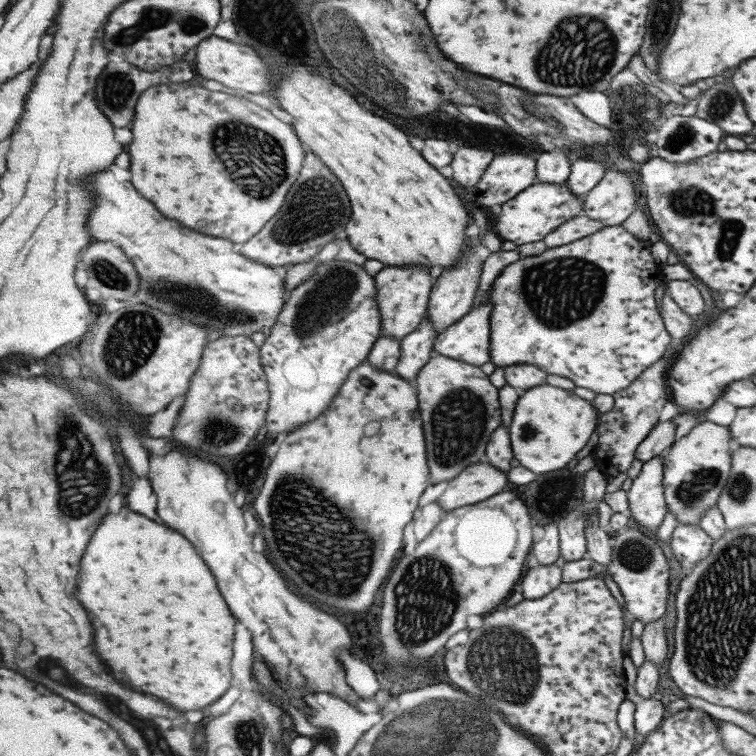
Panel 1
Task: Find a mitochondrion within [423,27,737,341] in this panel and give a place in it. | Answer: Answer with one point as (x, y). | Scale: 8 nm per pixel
(559, 292)

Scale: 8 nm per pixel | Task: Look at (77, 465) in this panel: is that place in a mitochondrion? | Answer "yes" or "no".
yes

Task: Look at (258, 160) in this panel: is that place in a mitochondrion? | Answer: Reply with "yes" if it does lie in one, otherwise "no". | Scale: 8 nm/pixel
yes

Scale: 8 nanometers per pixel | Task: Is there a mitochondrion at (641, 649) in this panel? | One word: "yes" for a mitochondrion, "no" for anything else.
no

